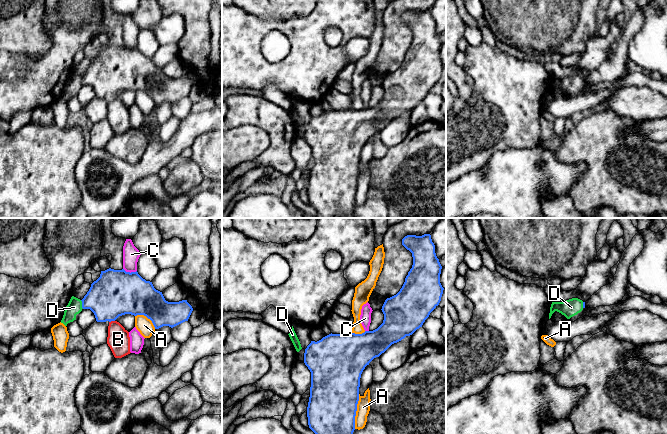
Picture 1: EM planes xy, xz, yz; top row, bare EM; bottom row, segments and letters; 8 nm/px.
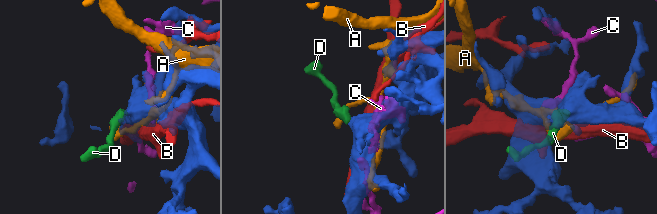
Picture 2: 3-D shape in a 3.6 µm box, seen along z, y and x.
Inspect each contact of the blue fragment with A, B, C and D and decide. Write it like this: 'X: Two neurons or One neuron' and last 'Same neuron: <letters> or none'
A: Two neurons
B: Two neurons
C: Two neurons
D: One neuron
Same neuron: D

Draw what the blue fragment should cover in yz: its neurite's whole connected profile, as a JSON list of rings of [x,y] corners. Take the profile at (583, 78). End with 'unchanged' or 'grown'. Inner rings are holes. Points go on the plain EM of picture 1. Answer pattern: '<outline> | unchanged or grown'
[[[572,74],[563,78],[552,78],[550,83],[549,95],[557,87],[567,95],[577,91],[585,84],[585,78],[578,74]]] | grown

